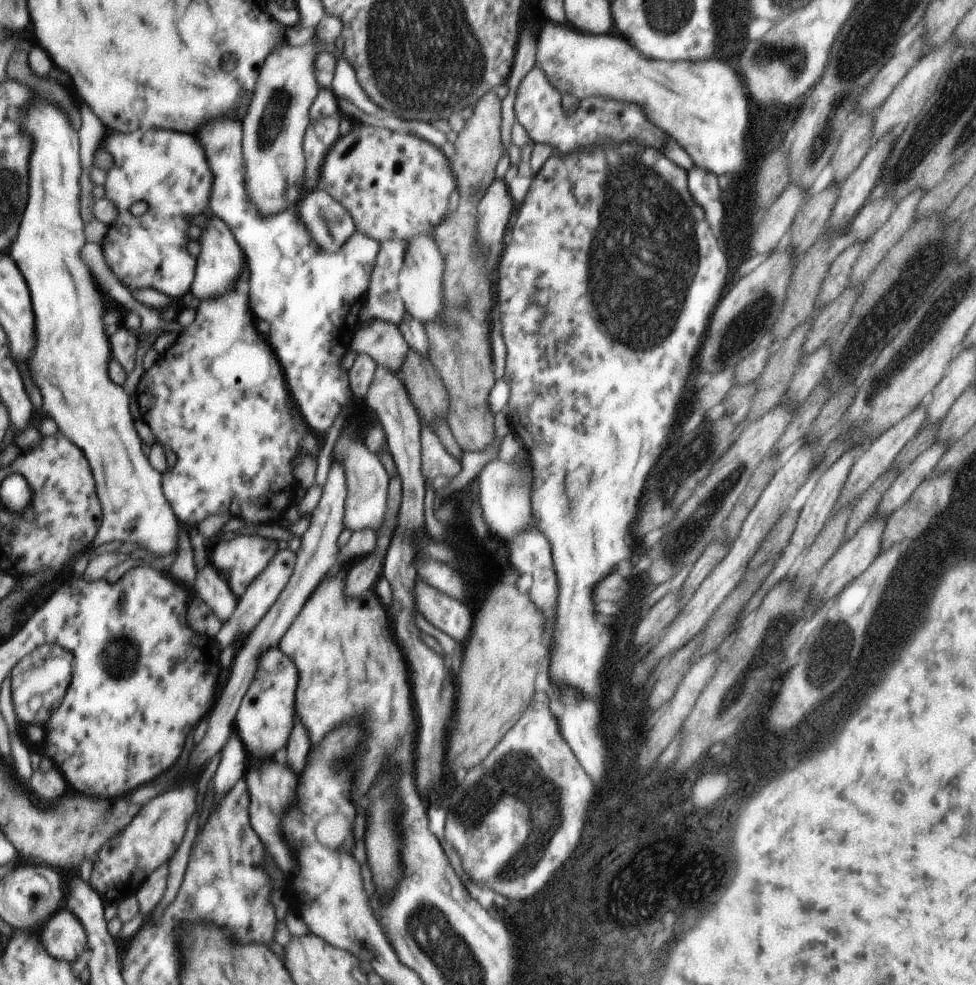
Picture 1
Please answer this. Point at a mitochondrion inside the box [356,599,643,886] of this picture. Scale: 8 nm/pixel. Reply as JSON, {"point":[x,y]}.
{"point":[517,773]}

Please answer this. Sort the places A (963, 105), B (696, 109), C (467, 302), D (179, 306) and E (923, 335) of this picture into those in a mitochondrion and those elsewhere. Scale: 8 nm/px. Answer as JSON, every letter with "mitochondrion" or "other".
{"A":"mitochondrion","B":"other","C":"mitochondrion","D":"other","E":"mitochondrion"}

